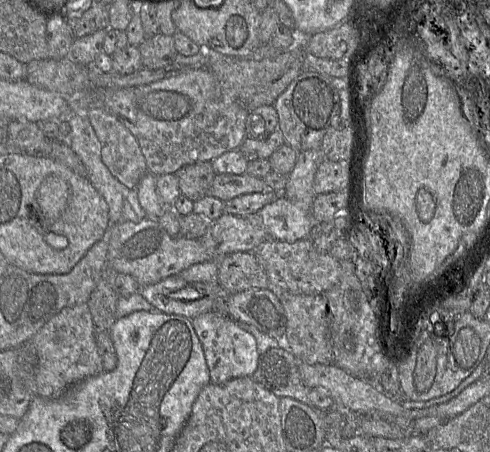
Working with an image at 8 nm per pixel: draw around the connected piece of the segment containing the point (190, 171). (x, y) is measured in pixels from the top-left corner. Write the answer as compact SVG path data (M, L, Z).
M210 162L186 165L175 175L182 196L193 202L209 194L216 172Z

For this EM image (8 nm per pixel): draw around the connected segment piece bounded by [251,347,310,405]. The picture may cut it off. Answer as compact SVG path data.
M276 347L262 354L251 377L279 398L290 397L310 405L310 388L302 382L299 361L287 350Z

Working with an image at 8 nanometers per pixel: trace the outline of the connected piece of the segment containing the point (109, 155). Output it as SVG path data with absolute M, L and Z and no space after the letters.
M93 107L85 114L101 146L101 157L111 174L129 190L136 190L140 180L148 173L145 157L137 139L115 116L102 107Z

